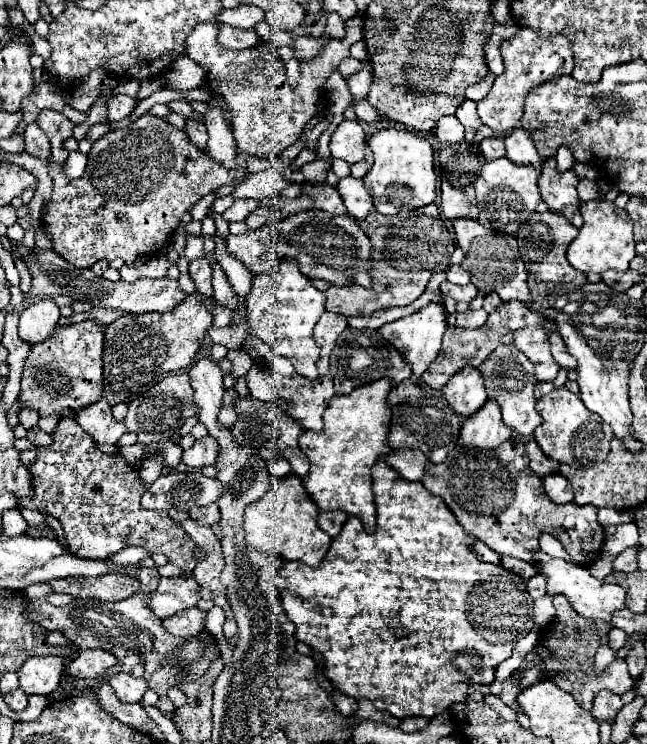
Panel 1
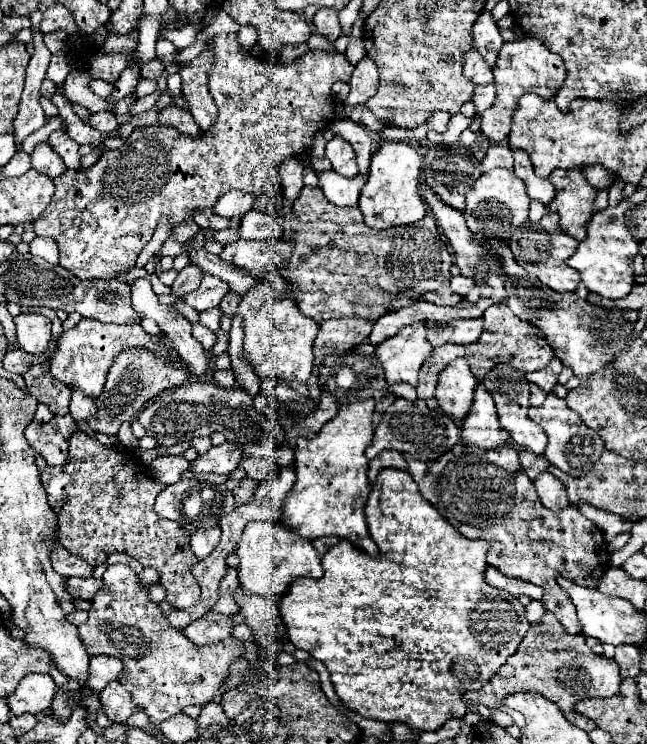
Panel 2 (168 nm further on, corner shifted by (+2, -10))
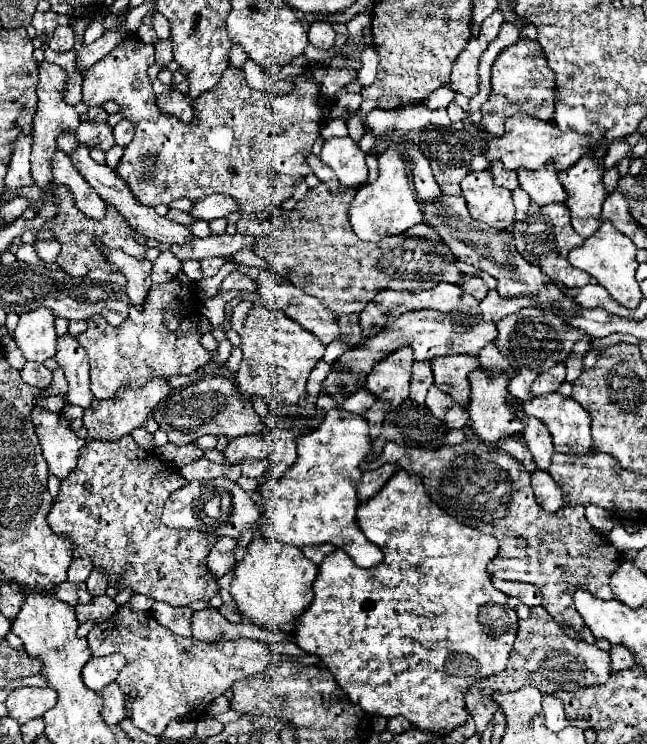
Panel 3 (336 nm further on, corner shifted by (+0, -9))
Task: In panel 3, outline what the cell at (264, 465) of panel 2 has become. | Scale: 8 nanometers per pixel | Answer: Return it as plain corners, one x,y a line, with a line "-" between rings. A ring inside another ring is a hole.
245,459
245,461
241,461
239,465
241,465
241,473
243,473
245,477
255,477
255,479
259,479
259,477
265,473
265,469
269,467
269,461
267,461
267,459
261,459
261,461
257,461
257,459

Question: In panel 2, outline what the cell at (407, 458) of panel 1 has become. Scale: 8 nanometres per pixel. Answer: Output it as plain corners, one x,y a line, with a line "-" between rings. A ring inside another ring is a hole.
387,450
383,454
379,454
375,460
371,460
371,464
377,464
379,470
381,468
399,468
399,470
407,470
407,462
403,458
401,452
395,452
395,450

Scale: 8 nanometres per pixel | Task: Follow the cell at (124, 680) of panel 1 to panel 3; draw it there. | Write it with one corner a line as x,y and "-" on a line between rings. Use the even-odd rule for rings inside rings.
109,683
103,691
101,691
105,703
103,703
103,721
109,725
119,725
125,717
127,717
127,709
125,709
125,697
119,689
117,683

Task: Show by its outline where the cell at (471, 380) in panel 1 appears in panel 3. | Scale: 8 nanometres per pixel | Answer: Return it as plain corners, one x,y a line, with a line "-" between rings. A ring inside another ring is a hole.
443,355
431,359
435,385
453,397
455,405
467,407
469,403
469,381
467,375
479,367
477,359
471,355

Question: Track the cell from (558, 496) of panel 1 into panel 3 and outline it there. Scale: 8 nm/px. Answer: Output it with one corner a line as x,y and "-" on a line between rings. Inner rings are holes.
537,469
537,471
531,475
531,485
533,485
533,493
535,493
535,497
537,497
537,503
539,503
545,511
555,513
557,509
561,509
561,507
567,505
565,491
553,481
553,477
551,477
547,471

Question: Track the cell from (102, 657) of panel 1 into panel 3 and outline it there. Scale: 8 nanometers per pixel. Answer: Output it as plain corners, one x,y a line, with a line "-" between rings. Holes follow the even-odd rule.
113,653
107,657
91,657
89,663
83,667
83,683
93,691
101,691
105,685
117,679
125,663
127,659
121,653

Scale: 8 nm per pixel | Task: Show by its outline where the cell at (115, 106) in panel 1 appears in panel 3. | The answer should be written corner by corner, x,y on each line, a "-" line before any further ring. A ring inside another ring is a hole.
83,121
77,127
77,141
85,143
89,149
97,147
101,151
111,149
113,143
113,127
109,123
93,123
93,121

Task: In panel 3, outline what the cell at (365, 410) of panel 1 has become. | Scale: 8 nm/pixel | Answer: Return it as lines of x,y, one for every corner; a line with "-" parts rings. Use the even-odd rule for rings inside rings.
332,409
325,415
323,423
295,439
297,443
297,461
295,465
281,477
281,479
267,479
261,493
265,497
265,513
267,519
259,533
279,543
305,547
315,543
333,543
335,547
343,549
359,567
375,567
381,563
383,553
381,549
371,543
357,525
357,481
361,479
361,463
371,455
371,437
369,437
369,421
363,415
347,412
343,409

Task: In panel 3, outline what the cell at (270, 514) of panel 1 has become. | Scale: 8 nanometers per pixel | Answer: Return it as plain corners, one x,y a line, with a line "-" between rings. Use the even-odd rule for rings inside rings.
255,535
247,545
245,559
235,567
231,595
245,619
257,625
267,625
271,631
291,633
295,617
313,601
311,585
317,573
317,565
309,561
301,549
277,541
265,541
265,537

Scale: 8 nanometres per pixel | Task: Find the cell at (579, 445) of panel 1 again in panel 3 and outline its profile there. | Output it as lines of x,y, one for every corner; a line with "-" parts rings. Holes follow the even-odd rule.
547,393
541,397
533,397
531,401
527,401
523,405
523,411
531,417
541,419
551,437
553,437
553,445
557,453
593,453
593,441
591,441
591,417
589,413
573,399
567,399
559,393

